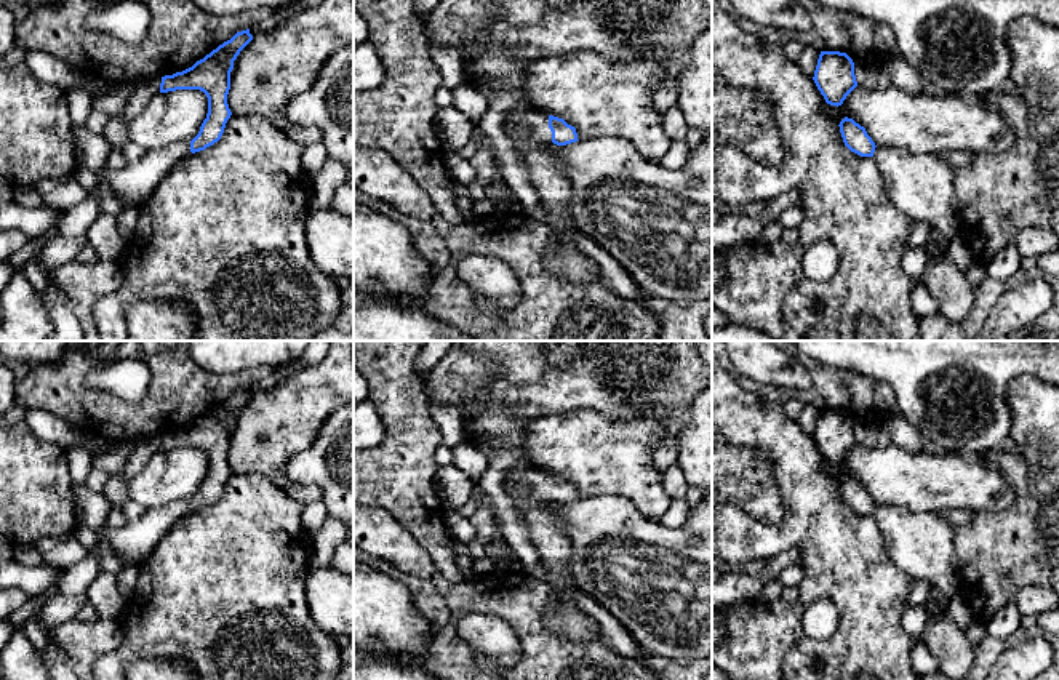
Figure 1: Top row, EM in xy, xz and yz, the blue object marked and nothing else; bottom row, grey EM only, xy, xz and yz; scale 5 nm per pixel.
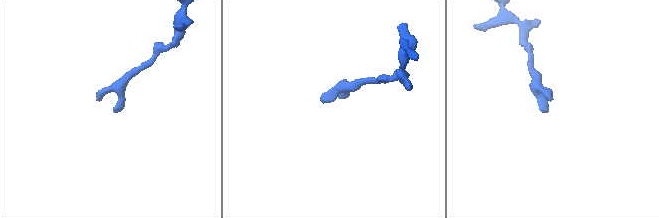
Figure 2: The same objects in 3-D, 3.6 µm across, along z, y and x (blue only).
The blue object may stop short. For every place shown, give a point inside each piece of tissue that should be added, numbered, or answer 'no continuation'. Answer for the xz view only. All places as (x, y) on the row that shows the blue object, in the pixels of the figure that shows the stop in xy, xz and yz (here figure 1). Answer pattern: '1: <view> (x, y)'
1: xz (531, 124)

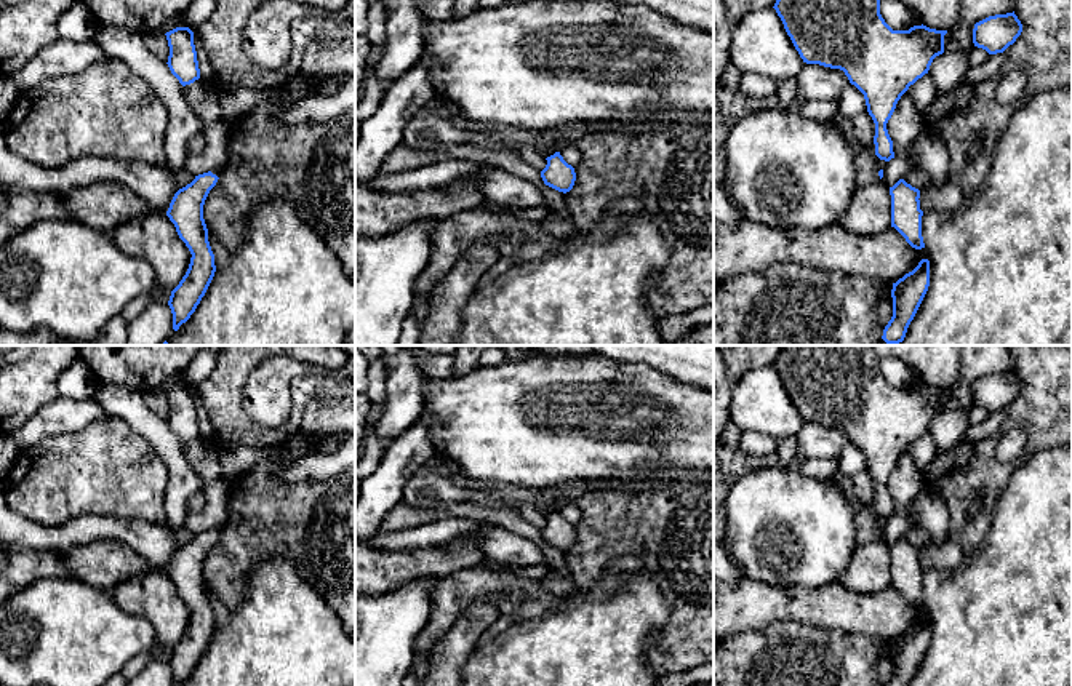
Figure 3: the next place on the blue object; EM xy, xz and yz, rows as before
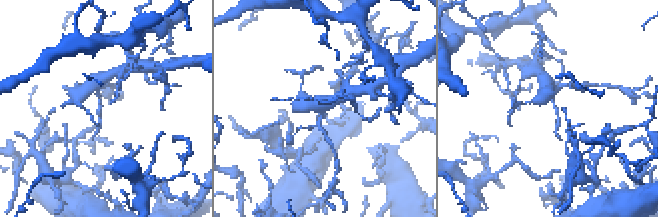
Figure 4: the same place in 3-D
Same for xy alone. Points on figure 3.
no continuation

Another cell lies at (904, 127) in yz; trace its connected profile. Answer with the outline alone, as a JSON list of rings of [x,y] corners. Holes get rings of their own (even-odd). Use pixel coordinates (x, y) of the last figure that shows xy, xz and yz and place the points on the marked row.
[[[906,91],[898,101],[893,115],[886,123],[888,134],[893,141],[894,158],[914,160],[915,168],[922,168],[918,165],[918,157],[914,152],[914,142],[923,128],[923,118]]]

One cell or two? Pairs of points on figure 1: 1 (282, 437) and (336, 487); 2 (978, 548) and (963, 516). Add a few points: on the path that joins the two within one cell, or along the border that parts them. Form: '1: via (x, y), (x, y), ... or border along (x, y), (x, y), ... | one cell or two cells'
1: border along (323, 423), (287, 466), (296, 485) | two cells
2: border along (973, 512), (968, 522), (955, 528) | two cells

